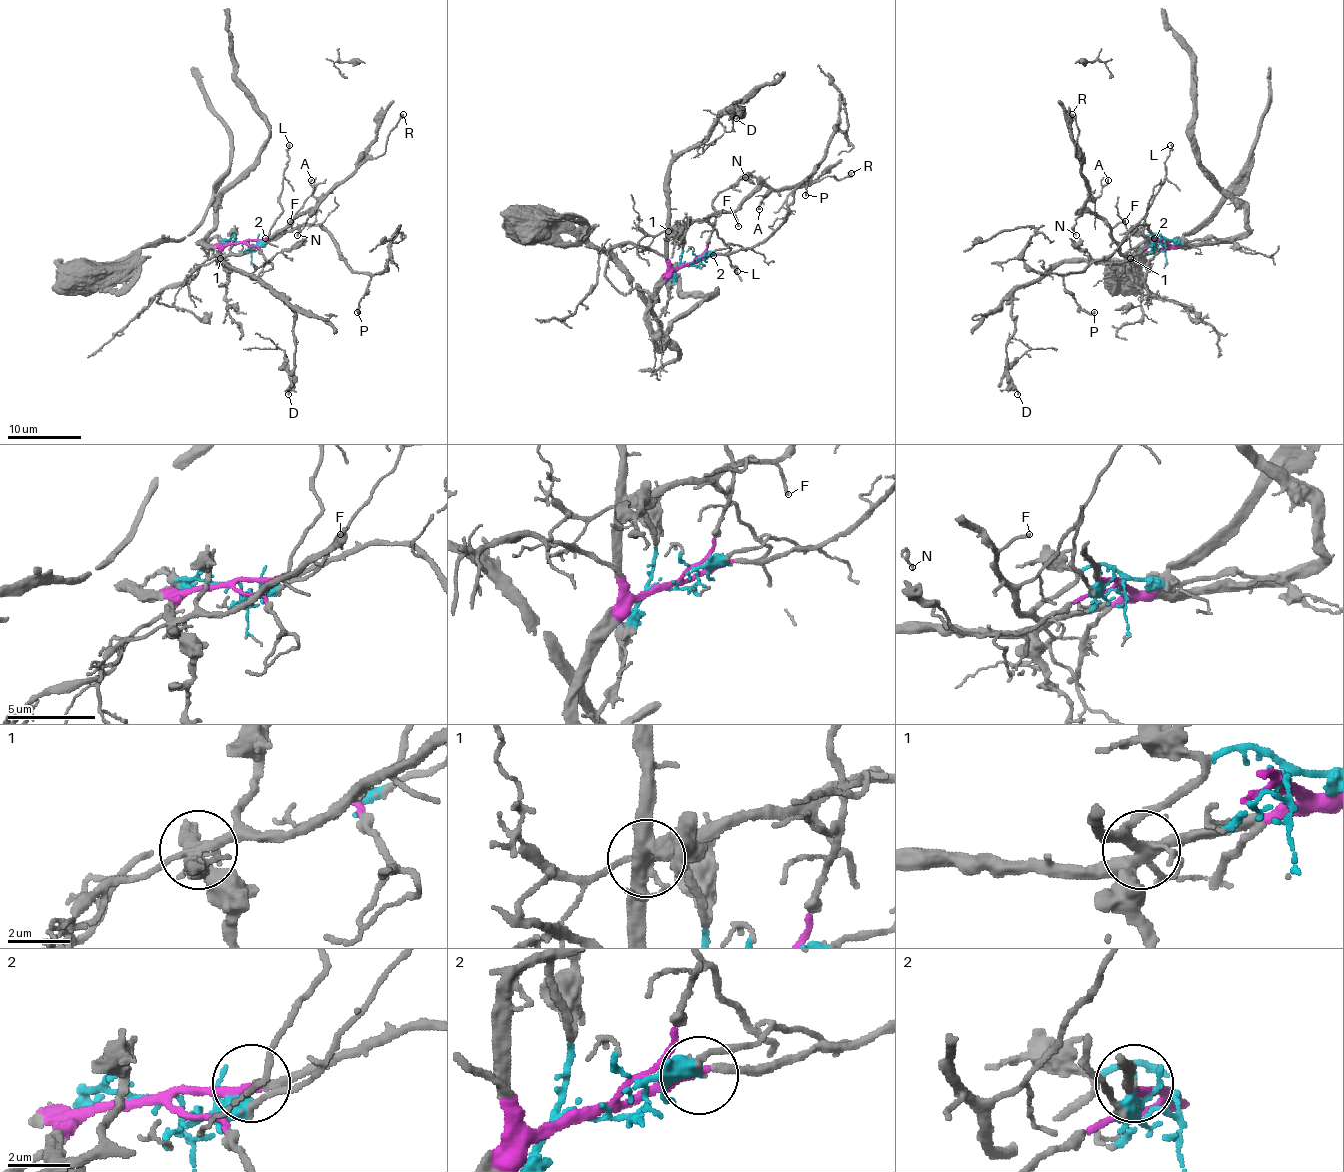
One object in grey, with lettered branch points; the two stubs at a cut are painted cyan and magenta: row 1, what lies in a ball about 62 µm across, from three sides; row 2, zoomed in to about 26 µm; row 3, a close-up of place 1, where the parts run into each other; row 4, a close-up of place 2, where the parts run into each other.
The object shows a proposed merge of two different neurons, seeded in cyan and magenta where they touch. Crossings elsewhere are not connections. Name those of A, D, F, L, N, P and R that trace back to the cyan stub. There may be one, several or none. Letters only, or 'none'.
A, F, L, N, R

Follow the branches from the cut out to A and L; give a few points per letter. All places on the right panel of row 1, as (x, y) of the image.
A: (1162, 242), (1160, 237), (1149, 235), (1121, 254), (1112, 237), (1112, 229), (1084, 205), (1099, 194), (1108, 179)
L: (1162, 242), (1160, 237), (1149, 235), (1125, 254), (1120, 244), (1146, 213), (1166, 174), (1170, 144)

